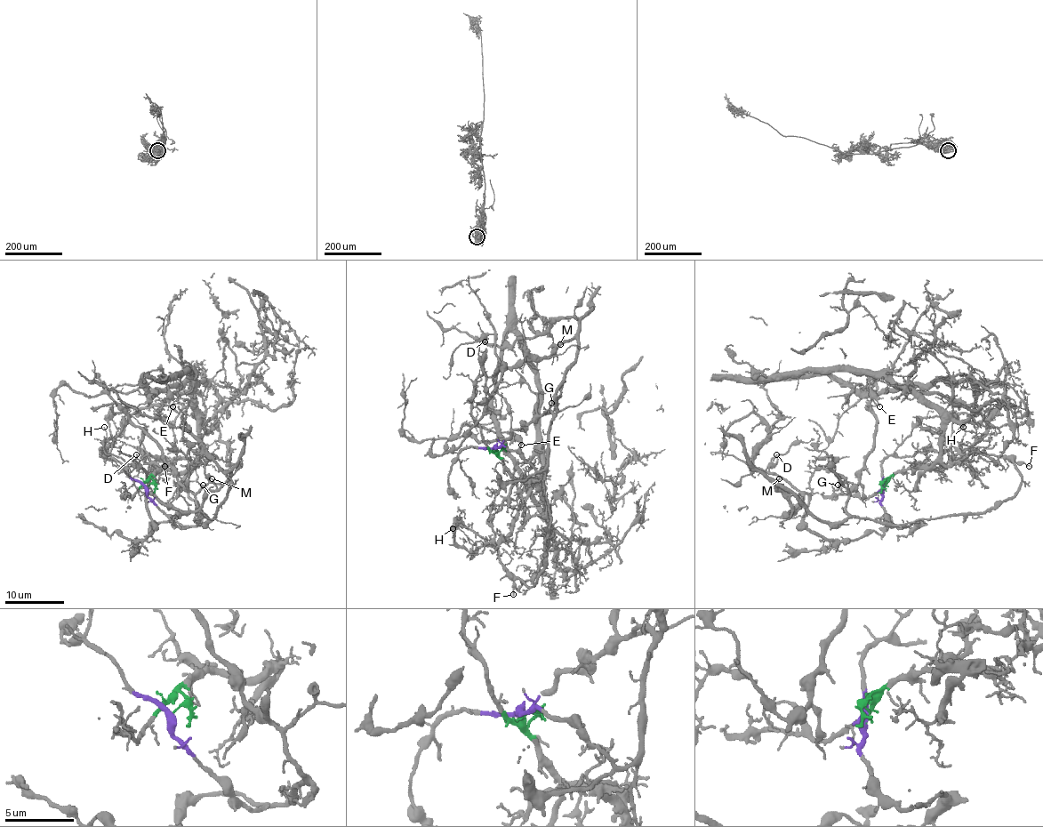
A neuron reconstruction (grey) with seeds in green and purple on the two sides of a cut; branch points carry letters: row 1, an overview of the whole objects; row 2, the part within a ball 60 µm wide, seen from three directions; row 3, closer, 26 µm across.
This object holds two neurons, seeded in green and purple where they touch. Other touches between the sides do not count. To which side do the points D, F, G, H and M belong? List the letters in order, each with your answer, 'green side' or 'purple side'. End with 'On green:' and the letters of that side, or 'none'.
D: purple side
F: purple side
G: purple side
H: green side
M: purple side
On green: H

